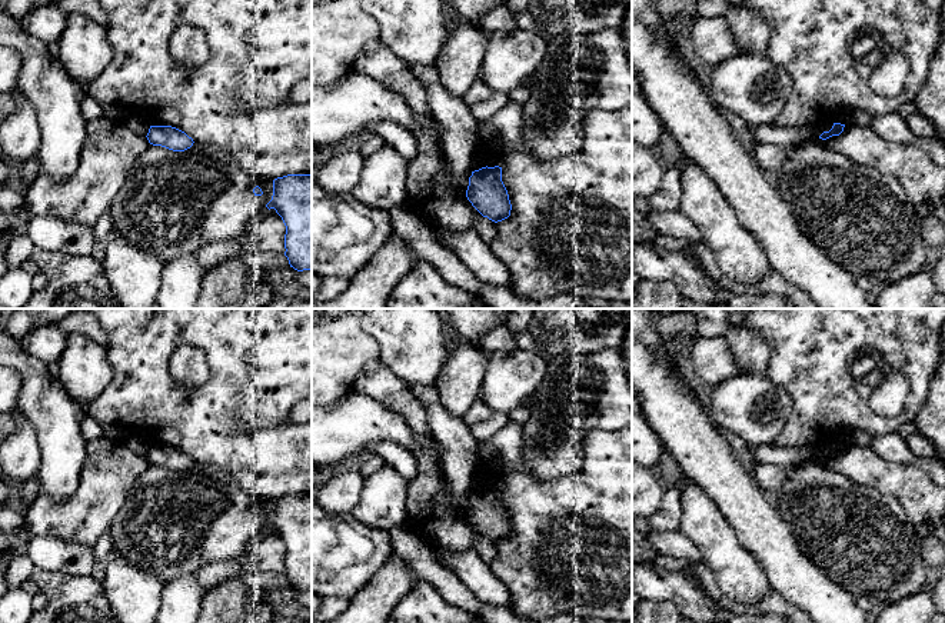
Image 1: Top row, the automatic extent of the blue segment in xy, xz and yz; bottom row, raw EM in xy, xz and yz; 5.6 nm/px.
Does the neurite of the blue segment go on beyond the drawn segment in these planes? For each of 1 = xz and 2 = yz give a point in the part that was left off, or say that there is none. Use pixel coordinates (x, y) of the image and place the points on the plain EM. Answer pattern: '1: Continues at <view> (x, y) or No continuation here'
1: No continuation here
2: No continuation here

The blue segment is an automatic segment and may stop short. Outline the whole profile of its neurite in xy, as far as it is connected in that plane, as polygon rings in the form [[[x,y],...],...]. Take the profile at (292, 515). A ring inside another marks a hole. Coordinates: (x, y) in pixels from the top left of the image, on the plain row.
[[[287,494],[273,500],[273,516],[266,527],[274,529],[286,546],[285,576],[297,592],[312,590],[312,496]]]

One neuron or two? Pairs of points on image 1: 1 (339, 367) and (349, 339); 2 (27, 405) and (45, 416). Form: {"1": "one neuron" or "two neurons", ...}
{"1": "one neuron", "2": "one neuron"}

